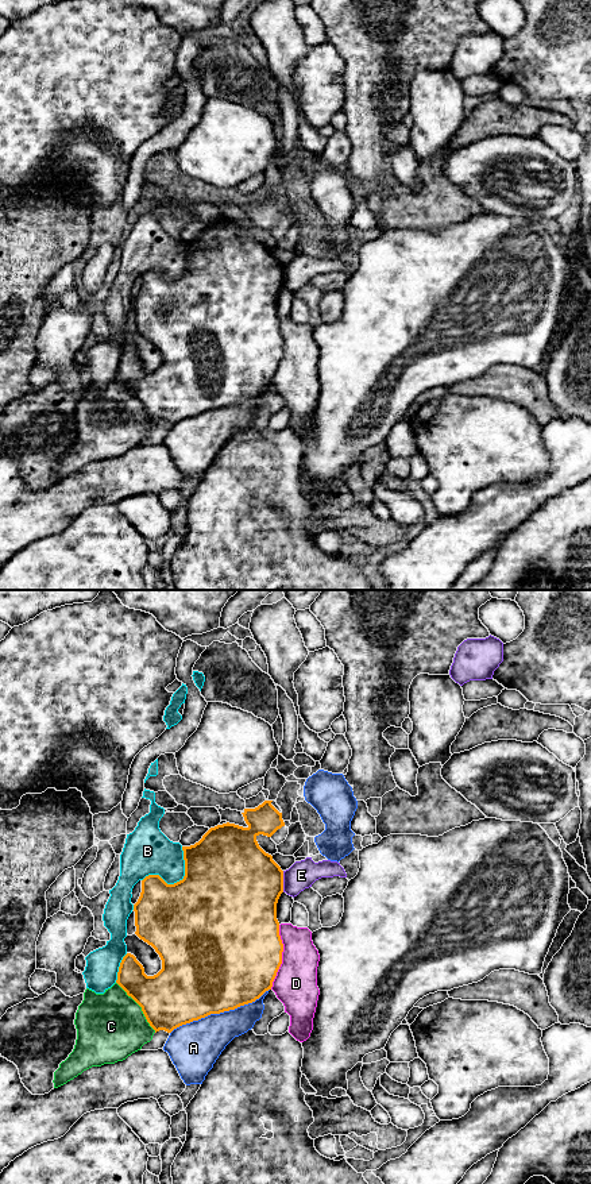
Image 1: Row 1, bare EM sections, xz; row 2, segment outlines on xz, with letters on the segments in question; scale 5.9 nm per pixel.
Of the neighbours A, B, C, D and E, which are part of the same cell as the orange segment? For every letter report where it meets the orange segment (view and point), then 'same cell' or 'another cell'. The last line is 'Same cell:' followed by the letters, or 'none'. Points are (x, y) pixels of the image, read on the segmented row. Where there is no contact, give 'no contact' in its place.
A: meets orange in xz at (219, 1013); another cell
B: meets orange in xz at (177, 882); another cell
C: meets orange in xz at (141, 1006); another cell
D: meets orange in xz at (281, 957); another cell
E: meets orange in xz at (282, 882); another cell
Same cell: none

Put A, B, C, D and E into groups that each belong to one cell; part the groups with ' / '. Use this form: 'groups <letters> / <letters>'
groups A / B / C / D / E

